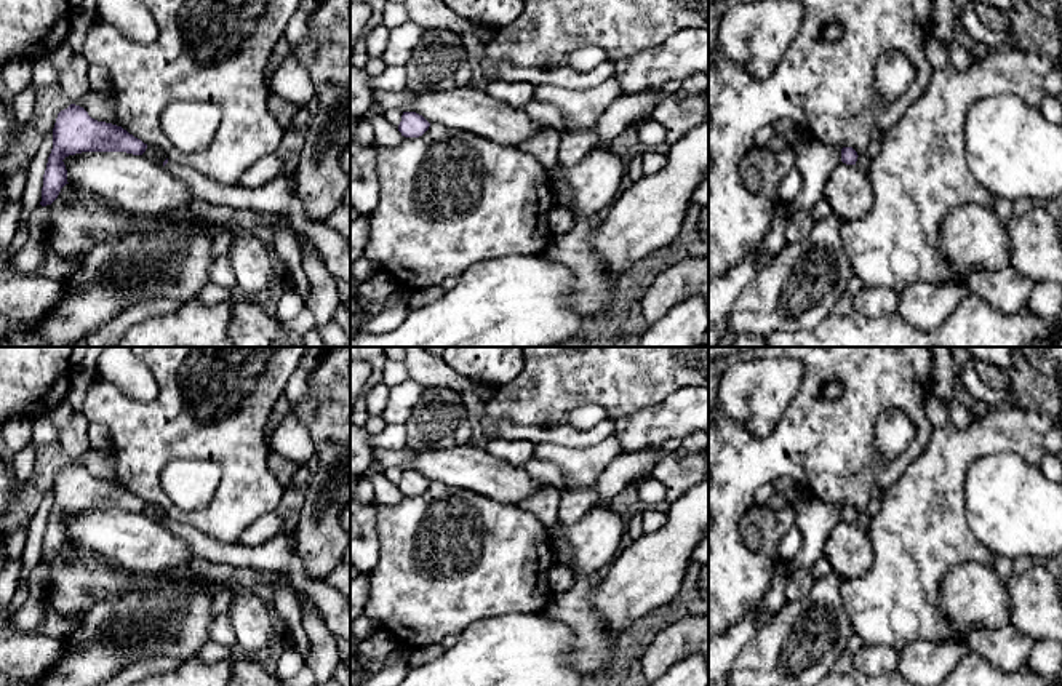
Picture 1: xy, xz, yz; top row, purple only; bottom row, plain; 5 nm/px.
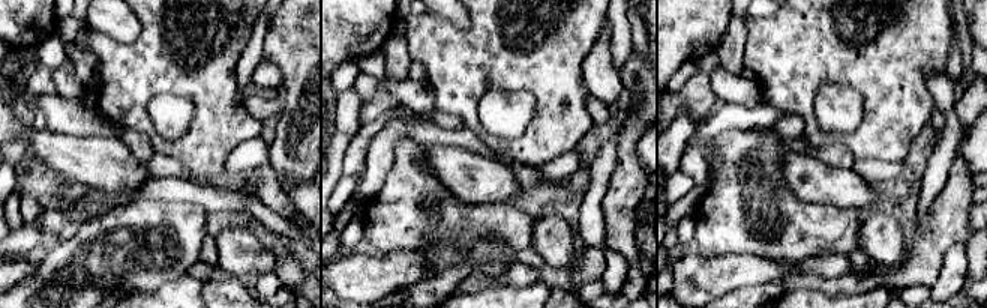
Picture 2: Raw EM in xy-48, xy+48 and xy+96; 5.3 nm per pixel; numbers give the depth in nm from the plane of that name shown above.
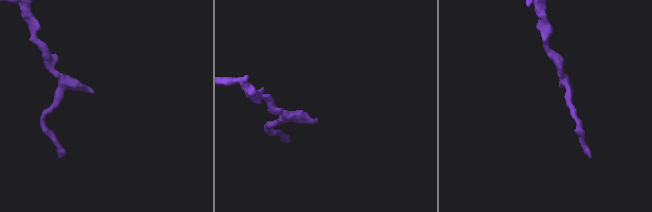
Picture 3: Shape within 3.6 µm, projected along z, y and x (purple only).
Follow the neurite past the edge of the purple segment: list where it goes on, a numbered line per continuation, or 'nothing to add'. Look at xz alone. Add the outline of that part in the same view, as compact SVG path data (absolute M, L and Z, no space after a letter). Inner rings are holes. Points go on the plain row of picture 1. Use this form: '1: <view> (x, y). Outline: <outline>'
nothing to add

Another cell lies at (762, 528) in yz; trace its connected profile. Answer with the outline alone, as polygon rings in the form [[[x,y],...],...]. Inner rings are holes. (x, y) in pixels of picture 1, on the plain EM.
[[[753,504],[739,520],[744,544],[755,553],[776,561],[781,539],[795,528],[795,509],[773,510]]]

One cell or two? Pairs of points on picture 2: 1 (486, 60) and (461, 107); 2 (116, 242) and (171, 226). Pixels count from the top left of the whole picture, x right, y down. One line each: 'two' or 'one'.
1: one
2: one

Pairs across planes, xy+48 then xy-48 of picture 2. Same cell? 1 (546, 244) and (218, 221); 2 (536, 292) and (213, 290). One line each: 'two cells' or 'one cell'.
1: two cells
2: two cells

